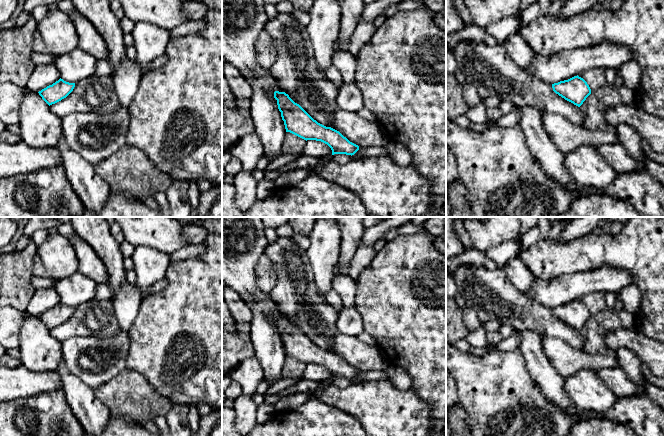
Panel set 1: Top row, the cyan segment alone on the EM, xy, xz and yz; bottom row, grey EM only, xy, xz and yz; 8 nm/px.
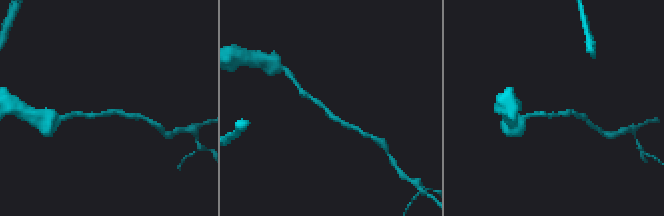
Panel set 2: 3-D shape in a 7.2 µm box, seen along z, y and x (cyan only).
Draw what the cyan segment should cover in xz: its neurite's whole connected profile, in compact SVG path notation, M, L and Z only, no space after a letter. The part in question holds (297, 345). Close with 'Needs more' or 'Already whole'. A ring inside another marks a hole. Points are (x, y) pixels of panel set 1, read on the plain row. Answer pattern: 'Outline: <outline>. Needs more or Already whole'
Outline: M274 316L286 356L304 364L316 364L327 368L334 378L354 379L359 370L350 366L339 355L314 344L299 328L285 316Z. Already whole

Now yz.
Outline: M578 299L568 304L554 307L552 312L556 318L578 331L591 318L591 313L587 306Z. Already whole

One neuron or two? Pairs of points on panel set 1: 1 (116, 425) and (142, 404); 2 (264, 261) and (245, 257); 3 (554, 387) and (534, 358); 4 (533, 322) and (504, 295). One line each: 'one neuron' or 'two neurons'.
1: two neurons
2: two neurons
3: one neuron
4: one neuron

